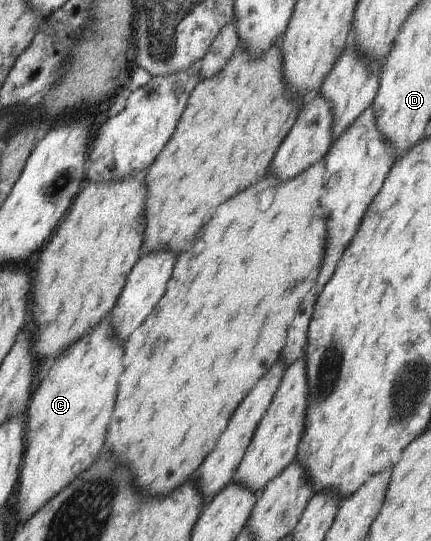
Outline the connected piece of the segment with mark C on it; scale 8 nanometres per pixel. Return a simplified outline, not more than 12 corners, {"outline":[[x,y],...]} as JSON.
{"outline":[[105,318],[25,412],[19,525],[95,462],[124,371]]}

